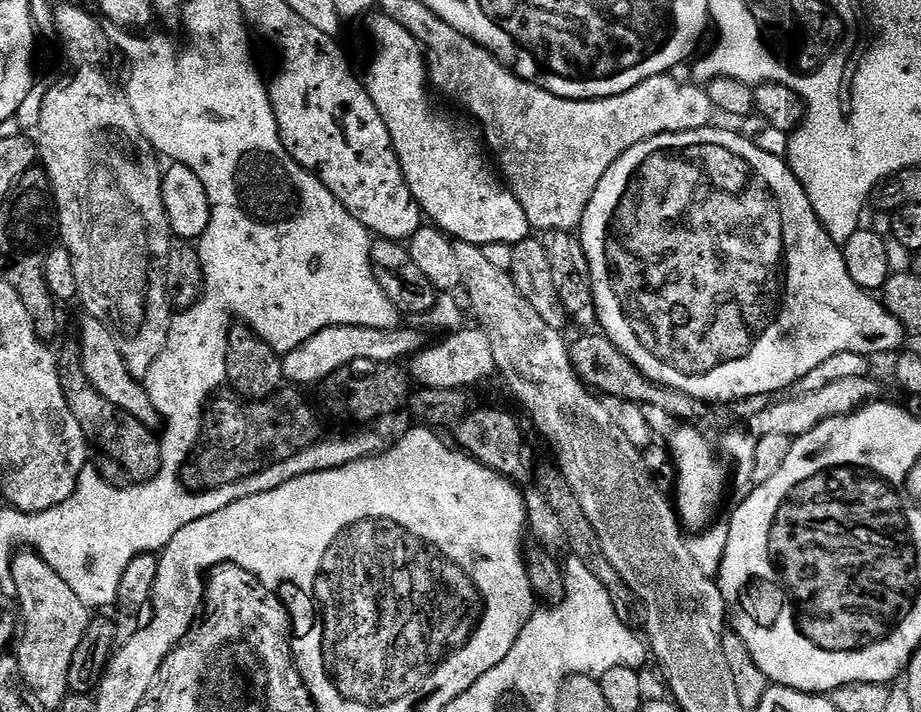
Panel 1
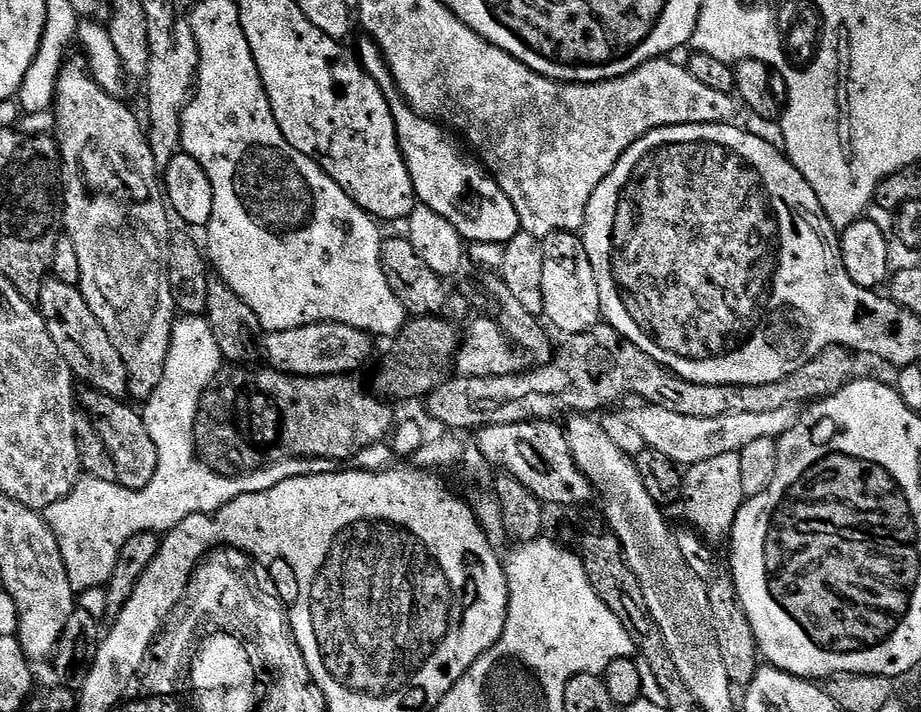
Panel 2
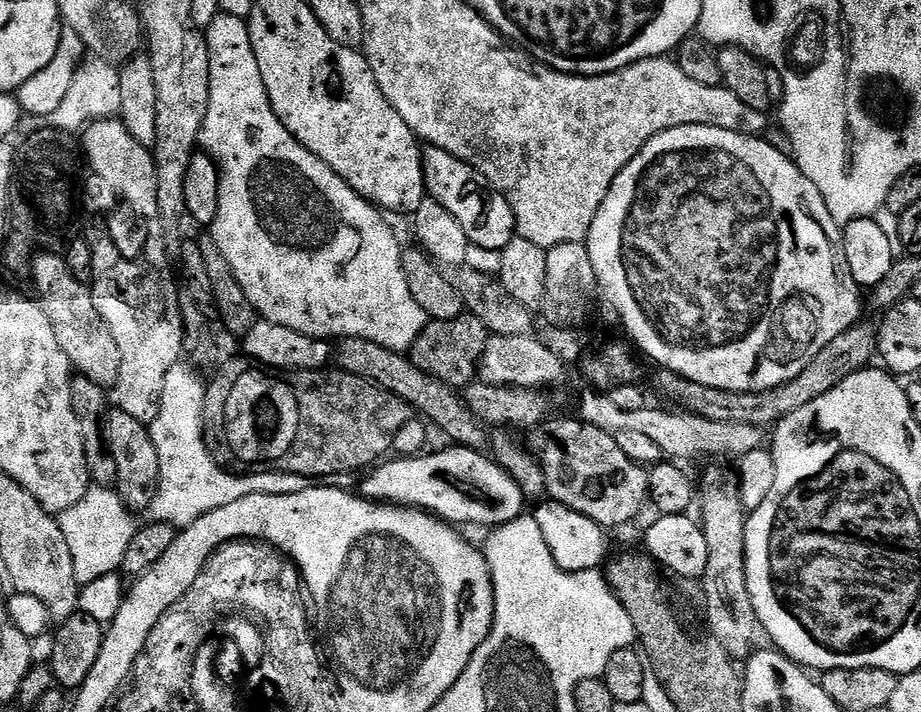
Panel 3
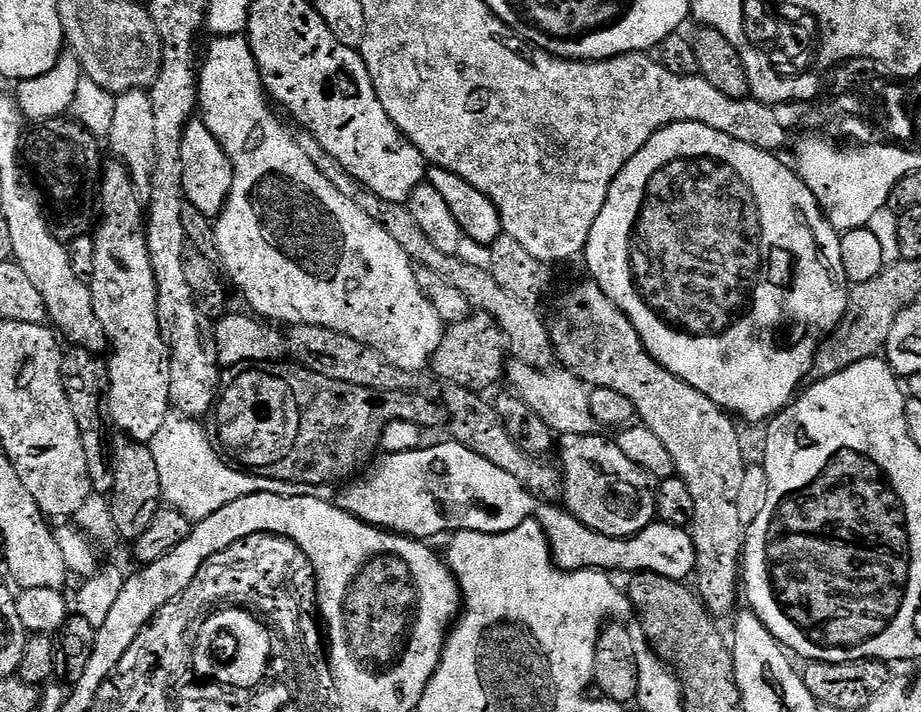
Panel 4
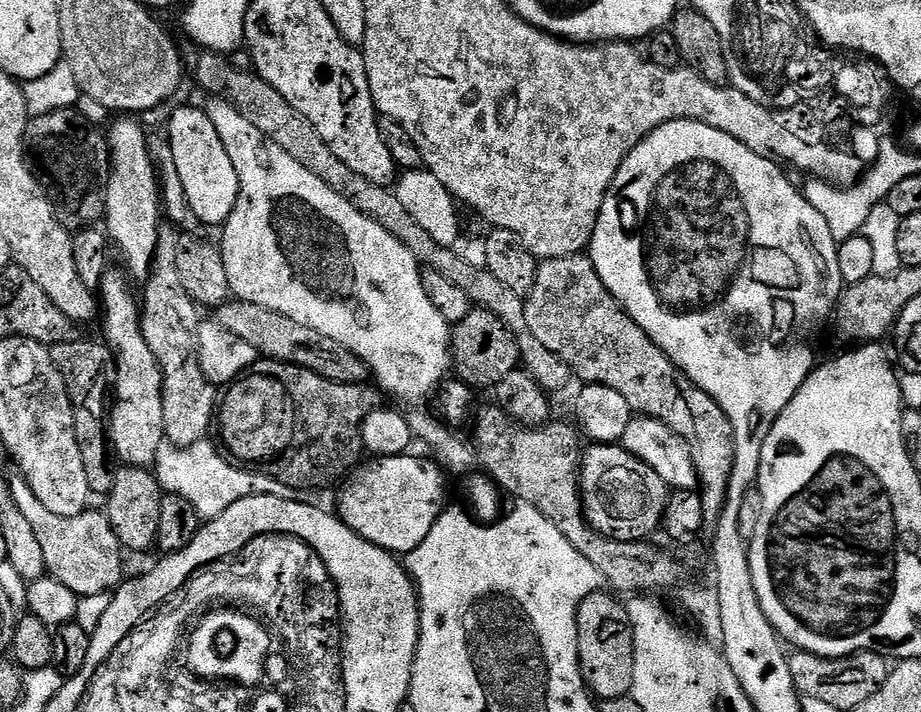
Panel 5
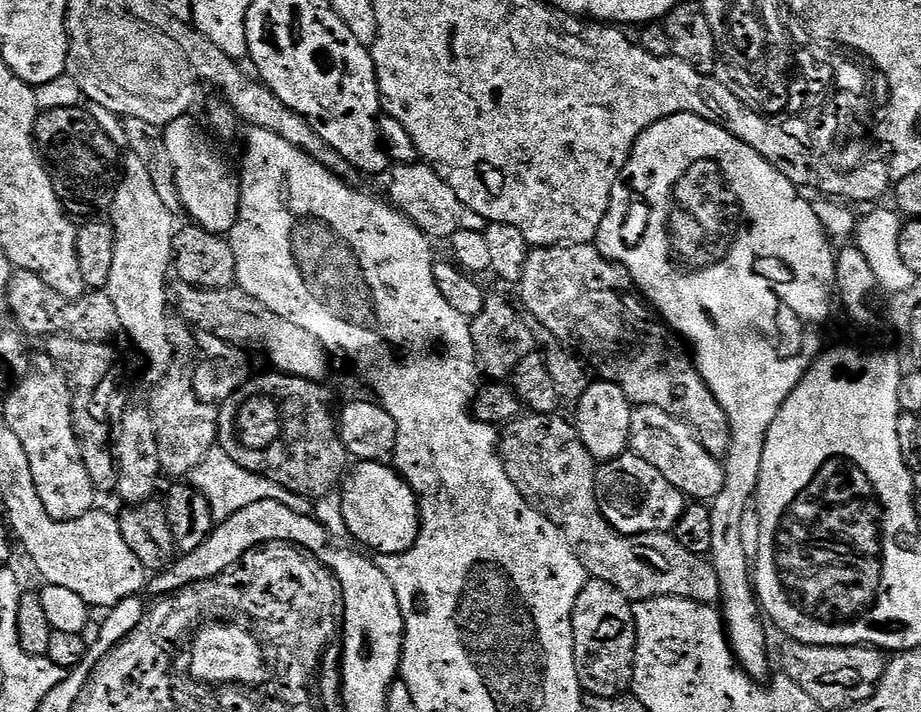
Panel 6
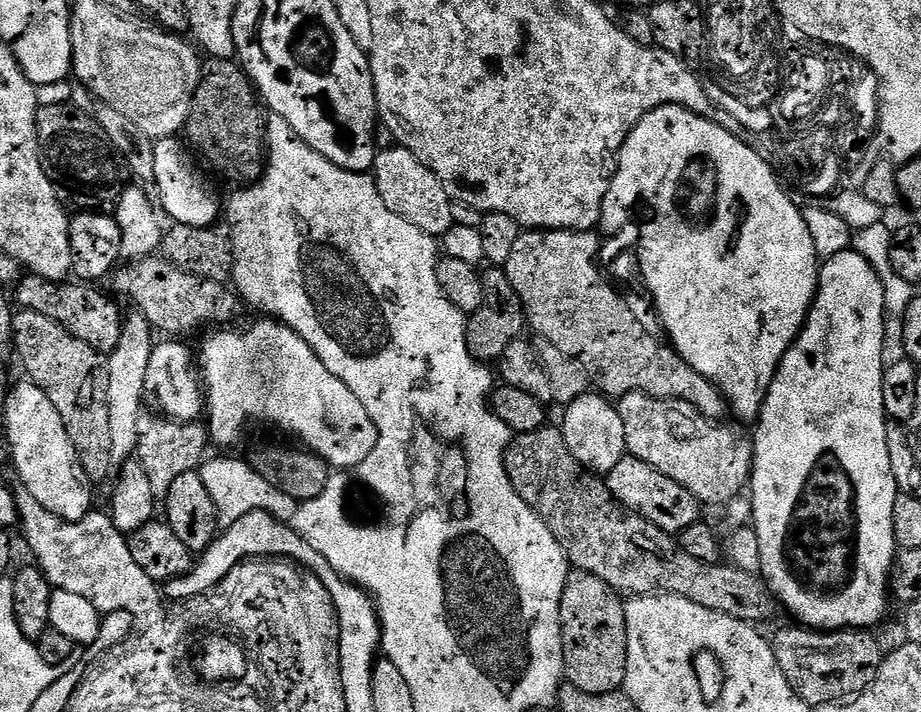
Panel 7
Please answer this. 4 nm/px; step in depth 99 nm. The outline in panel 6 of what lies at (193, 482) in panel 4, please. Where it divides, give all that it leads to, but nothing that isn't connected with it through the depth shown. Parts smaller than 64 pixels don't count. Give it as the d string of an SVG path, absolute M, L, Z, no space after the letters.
M217 446L210 449L205 458L194 469L194 483L197 488L211 502L212 517L215 521L225 520L244 509L247 505L252 505L258 500L280 501L283 505L290 506L295 513L308 516L313 513L317 520L328 529L329 533L343 533L345 531L344 519L340 513L340 502L336 498L324 498L319 501L316 509L312 509L313 501L309 497L296 495L278 486L272 480L264 476L257 476L255 472L248 471L242 466L238 466L229 455L226 455L223 448Z

